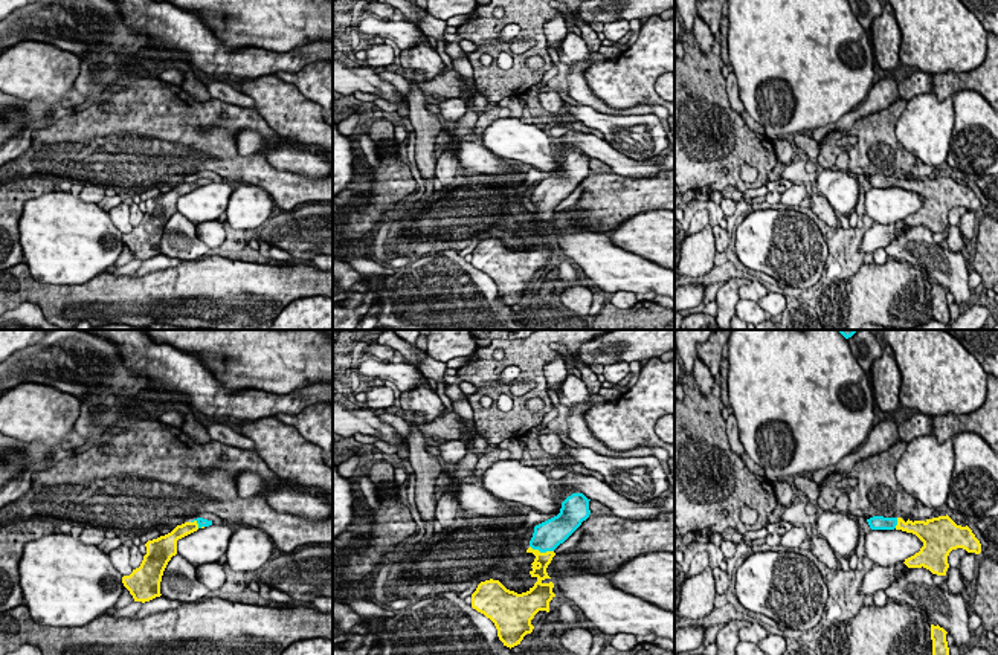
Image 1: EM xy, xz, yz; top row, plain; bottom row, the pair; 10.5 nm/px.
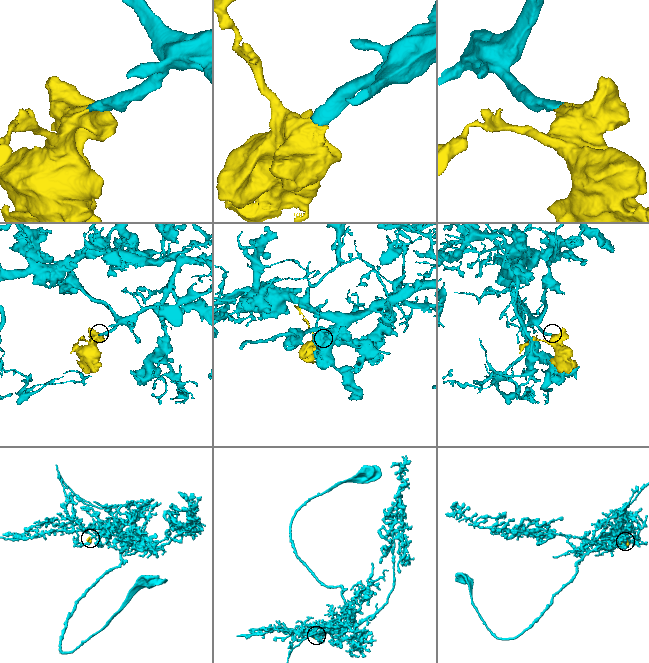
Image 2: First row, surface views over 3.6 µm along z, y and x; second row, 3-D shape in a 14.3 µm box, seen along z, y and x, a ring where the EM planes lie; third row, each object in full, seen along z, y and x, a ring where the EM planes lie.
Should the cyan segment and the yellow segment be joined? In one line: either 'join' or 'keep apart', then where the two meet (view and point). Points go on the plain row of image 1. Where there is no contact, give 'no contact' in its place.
join | xz (542, 209)

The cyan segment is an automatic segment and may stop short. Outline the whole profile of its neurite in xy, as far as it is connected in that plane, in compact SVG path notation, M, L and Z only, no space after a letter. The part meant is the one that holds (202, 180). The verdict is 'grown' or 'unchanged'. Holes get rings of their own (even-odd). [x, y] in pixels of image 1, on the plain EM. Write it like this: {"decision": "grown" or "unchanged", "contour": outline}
{"decision": "grown", "contour": "M197 176L192 180L177 183L171 191L145 202L146 212L139 226L133 227L130 234L122 235L124 244L130 249L134 260L150 260L160 255L160 240L163 229L172 214L177 212L177 198L212 183L212 179Z"}

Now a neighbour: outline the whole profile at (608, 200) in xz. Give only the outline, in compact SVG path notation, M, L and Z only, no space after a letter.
M674 169L655 177L623 177L601 173L581 180L584 191L568 212L583 229L610 232L633 215L674 211Z

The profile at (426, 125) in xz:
M403 69L403 76L412 84L406 98L409 102L409 121L415 131L415 162L424 180L433 182L436 169L436 145L435 139L443 128L436 115L426 105L429 104L421 90L417 87L415 70Z

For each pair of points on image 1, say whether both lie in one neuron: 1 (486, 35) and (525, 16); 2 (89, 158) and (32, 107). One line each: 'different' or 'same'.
1: same
2: different

